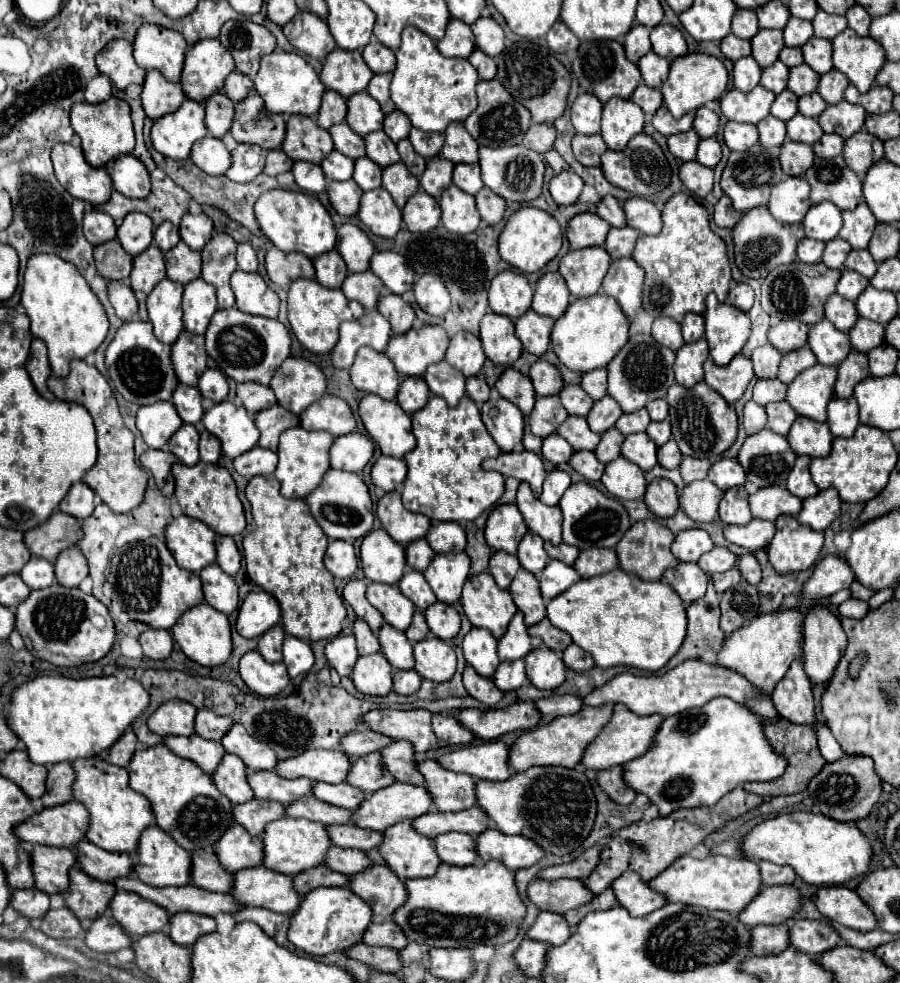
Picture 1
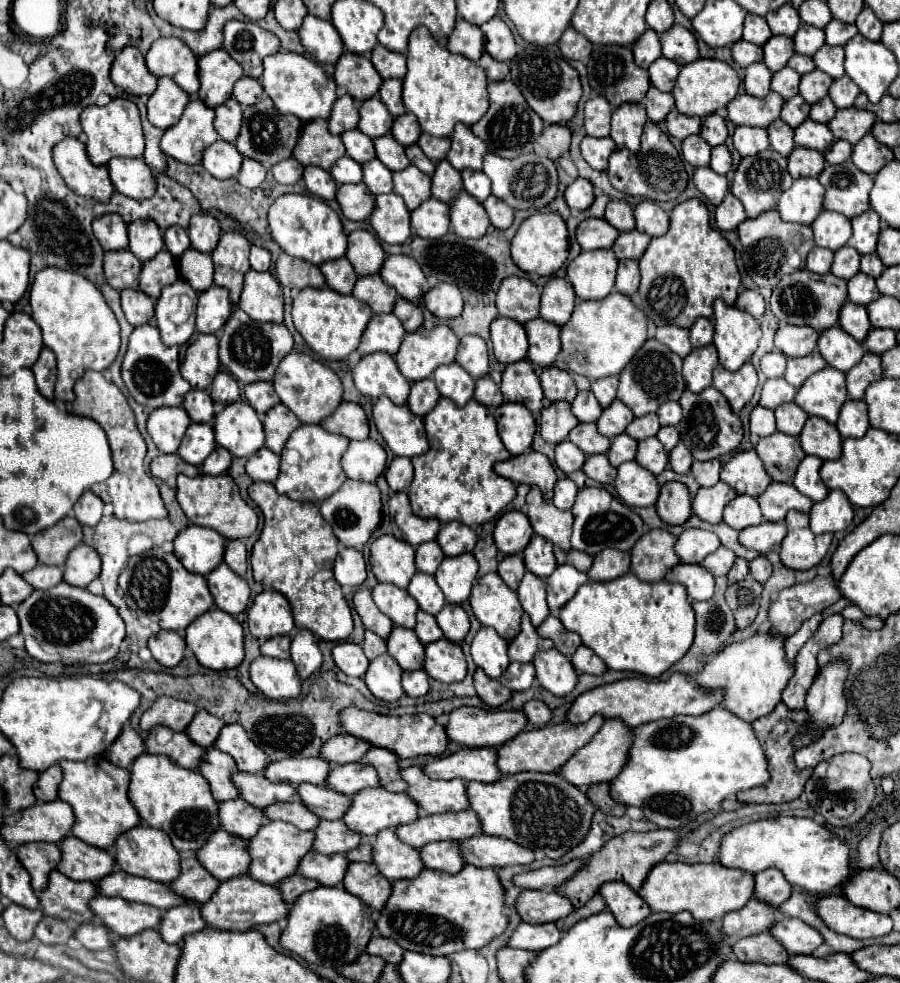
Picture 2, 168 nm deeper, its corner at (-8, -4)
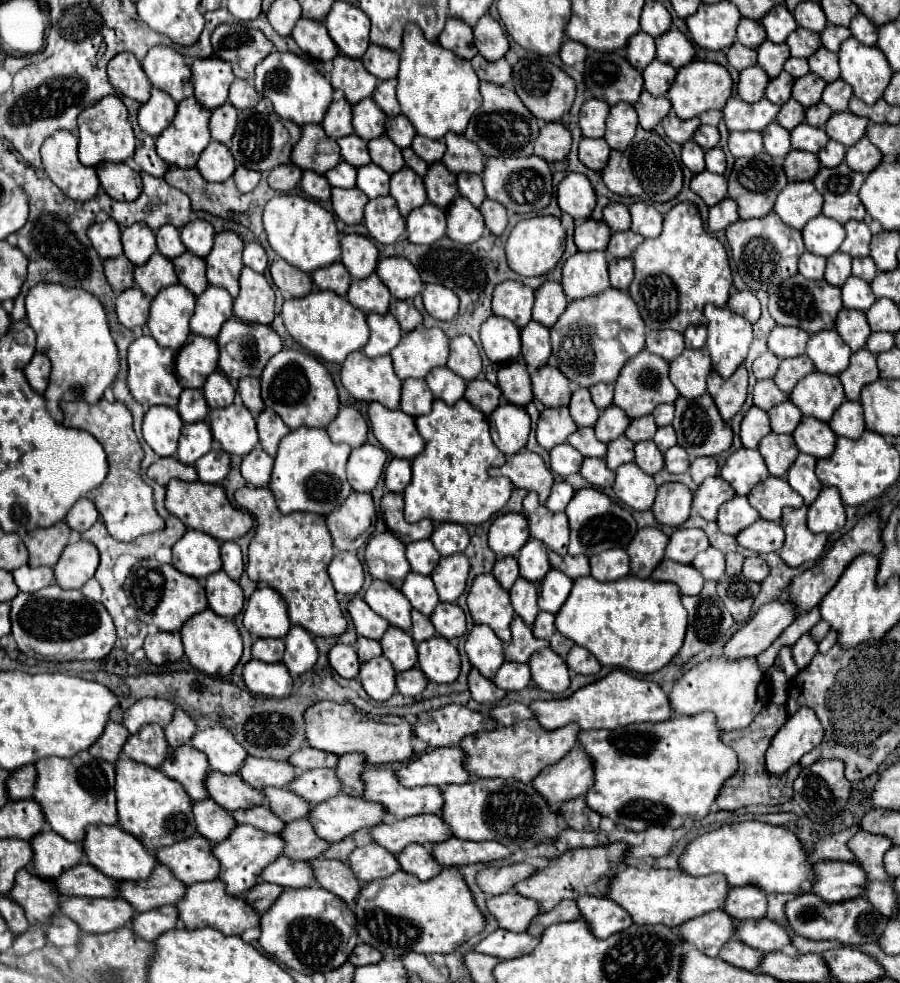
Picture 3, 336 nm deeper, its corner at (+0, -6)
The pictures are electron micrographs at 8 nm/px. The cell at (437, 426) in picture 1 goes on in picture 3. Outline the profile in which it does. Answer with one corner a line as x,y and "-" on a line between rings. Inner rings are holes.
460,399
452,407
444,401
434,401
432,411
428,415
420,415
416,419
416,427
426,443
424,451
412,461
412,481
404,491
404,515
408,523
416,523
420,519
432,519
436,523
460,523
460,525
480,525
488,521
494,513
498,513
512,495
512,481
504,477
490,477
490,467
504,465
504,453
498,451
490,437
488,419
482,411
476,411
466,399

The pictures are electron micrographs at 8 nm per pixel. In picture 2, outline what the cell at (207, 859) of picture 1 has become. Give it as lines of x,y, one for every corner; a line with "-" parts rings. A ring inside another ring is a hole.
180,853
180,857
182,857
182,873
172,883
176,893
180,893
182,897
200,901
200,903
208,903
212,899
212,895
216,893
220,881
216,877
212,877
212,873
208,873
204,869
204,865
200,865
200,861
198,861
198,857
194,857
194,853

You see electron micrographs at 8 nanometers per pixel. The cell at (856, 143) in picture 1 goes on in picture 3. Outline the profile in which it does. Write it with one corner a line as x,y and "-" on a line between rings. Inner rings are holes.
862,137
856,145
848,147
846,151
848,167
852,167
852,171
858,173
870,173
880,161
882,161
882,153
866,137

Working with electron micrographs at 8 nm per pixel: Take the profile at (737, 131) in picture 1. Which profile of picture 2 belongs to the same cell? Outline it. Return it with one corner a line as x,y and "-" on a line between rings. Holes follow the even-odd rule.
736,127
734,147
742,157
768,149
768,133
762,127

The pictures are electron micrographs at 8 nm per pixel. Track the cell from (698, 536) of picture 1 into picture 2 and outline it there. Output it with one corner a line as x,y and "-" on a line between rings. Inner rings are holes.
686,529
676,543
676,553
684,563
702,563
706,555
720,547
720,539
706,529

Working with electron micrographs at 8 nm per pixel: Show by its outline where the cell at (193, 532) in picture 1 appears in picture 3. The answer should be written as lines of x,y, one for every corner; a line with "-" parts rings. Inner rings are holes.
190,529
174,545
172,565
186,575
192,575
196,579
206,579
208,575
222,569
220,541
202,531

